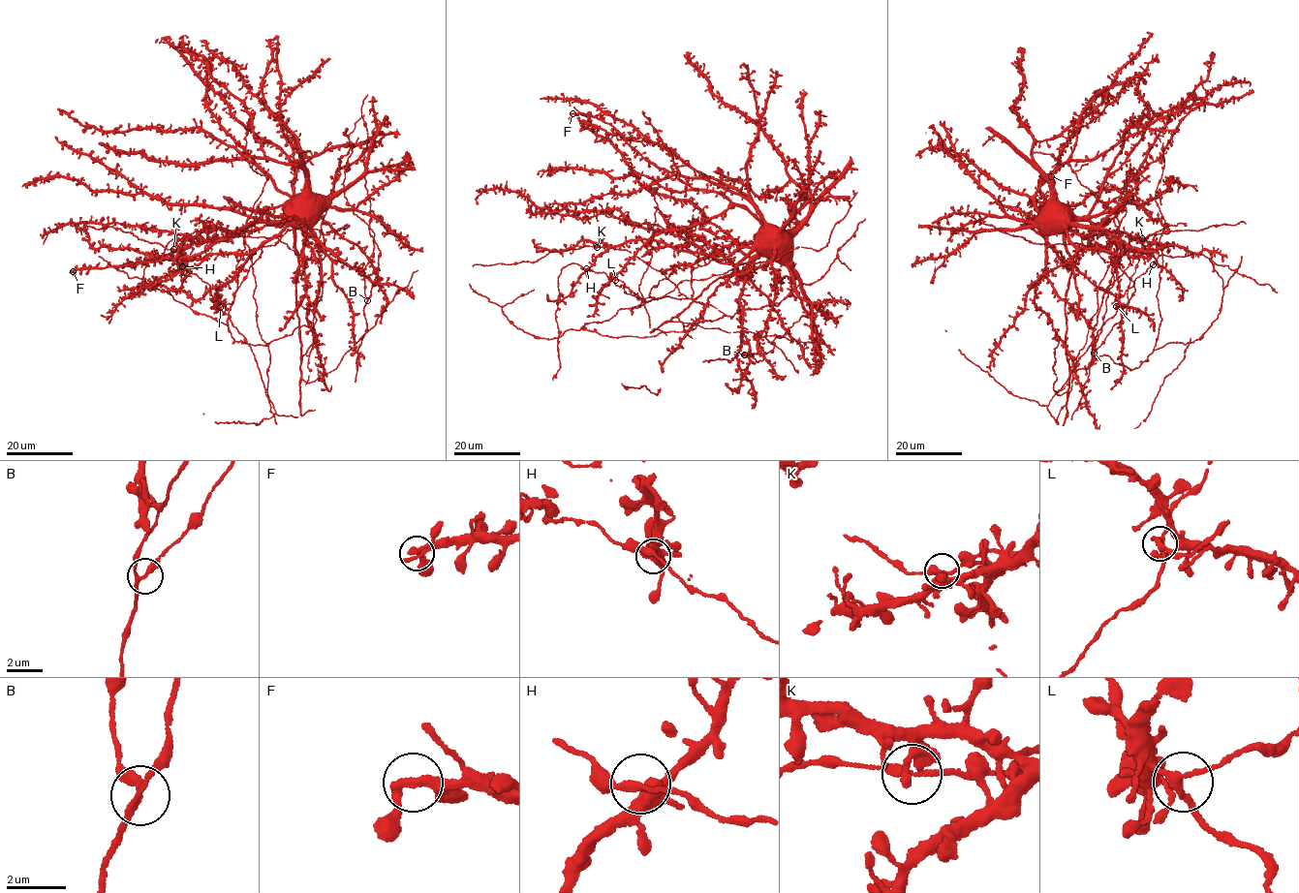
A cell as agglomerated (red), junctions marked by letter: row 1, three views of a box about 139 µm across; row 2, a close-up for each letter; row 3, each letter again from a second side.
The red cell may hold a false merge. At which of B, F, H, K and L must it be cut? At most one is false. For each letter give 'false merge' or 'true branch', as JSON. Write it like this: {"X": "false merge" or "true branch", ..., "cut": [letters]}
{"B": "true branch", "F": "true branch", "H": "true branch", "K": "true branch", "L": "true branch", "cut": []}

